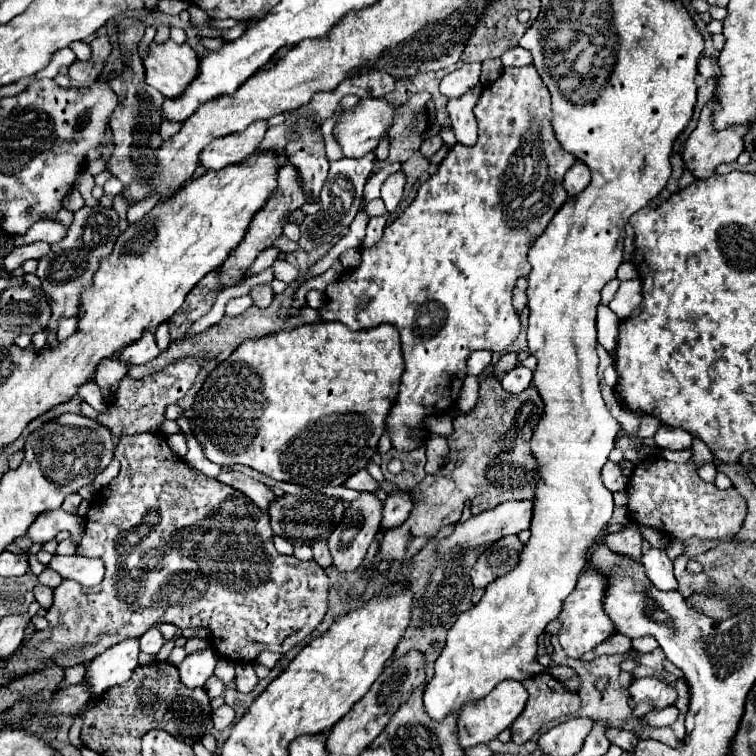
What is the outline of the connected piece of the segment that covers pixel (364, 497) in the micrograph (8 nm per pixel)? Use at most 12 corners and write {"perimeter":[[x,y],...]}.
{"perimeter":[[374,492],[346,502],[328,538],[332,564],[356,570],[376,536],[382,502]]}

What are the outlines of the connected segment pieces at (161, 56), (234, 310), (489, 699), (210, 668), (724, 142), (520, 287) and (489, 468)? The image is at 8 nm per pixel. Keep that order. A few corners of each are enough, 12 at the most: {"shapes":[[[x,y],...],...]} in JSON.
{"shapes":[[[150,44],[146,82],[176,100],[198,76],[188,44]],[[250,296],[226,304],[226,316],[238,316],[252,306]],[[504,680],[458,714],[460,746],[486,744],[524,710],[528,692]],[[212,648],[188,654],[178,666],[188,688],[204,686],[218,652]],[[714,98],[682,154],[696,178],[712,176],[744,150],[752,126],[714,132]],[[520,278],[514,288],[514,308],[526,308],[526,278]],[[484,380],[454,418],[448,464],[370,566],[410,560],[466,506],[532,500],[544,404]]]}

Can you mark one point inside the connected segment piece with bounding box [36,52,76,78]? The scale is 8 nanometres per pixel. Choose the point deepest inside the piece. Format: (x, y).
(60, 60)

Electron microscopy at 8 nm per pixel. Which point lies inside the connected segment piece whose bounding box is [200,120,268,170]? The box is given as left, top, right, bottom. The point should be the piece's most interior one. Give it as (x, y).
(233, 148)

